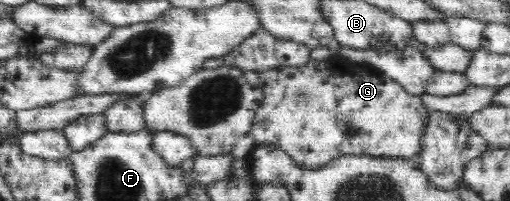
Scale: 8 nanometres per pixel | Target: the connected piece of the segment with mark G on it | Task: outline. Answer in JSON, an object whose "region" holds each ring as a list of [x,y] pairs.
{"region":[[[333,59],[308,61],[297,67],[280,67],[259,73],[264,94],[255,113],[248,134],[259,145],[272,144],[287,152],[301,167],[325,167],[343,155],[369,155],[389,159],[405,159],[419,155],[423,150],[423,134],[427,130],[429,110],[420,95],[409,94],[401,84],[388,79],[383,73],[369,70],[360,64]]]}

